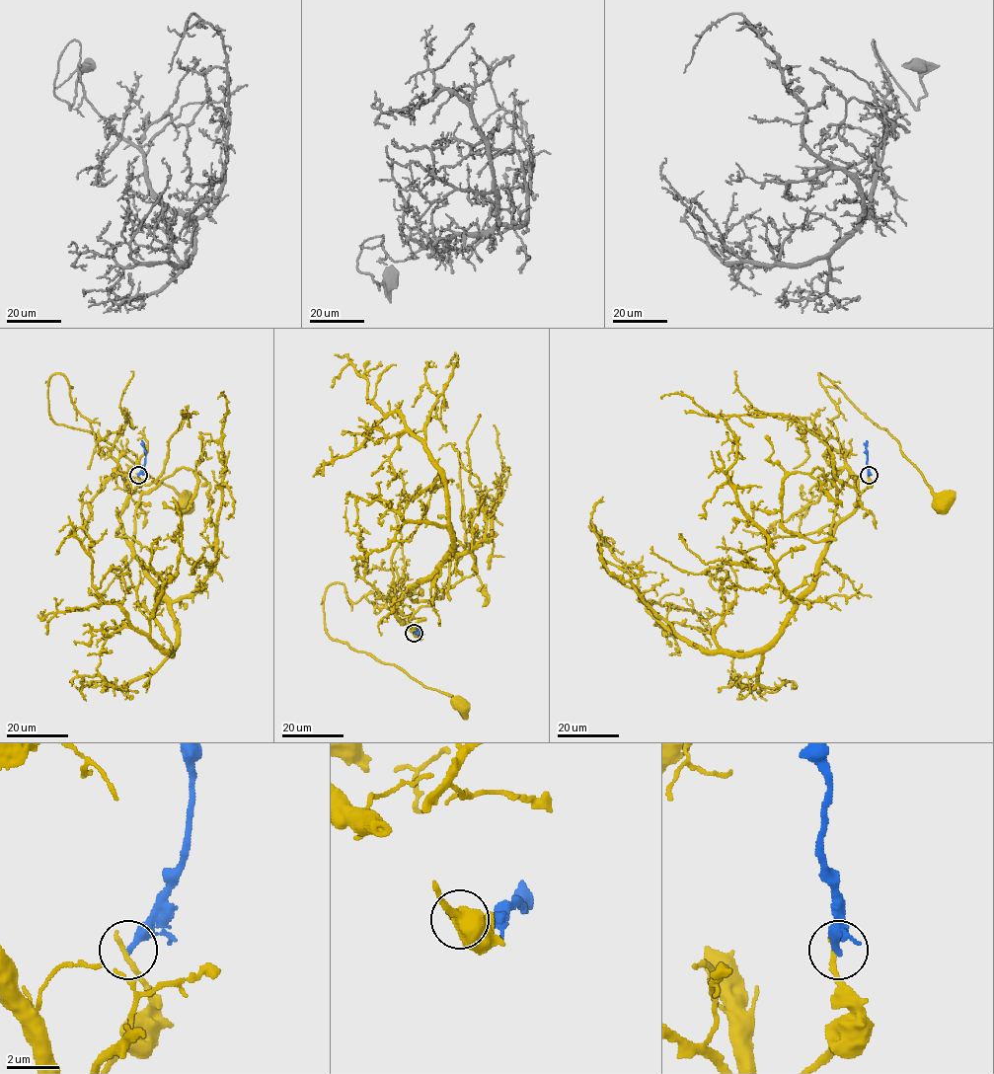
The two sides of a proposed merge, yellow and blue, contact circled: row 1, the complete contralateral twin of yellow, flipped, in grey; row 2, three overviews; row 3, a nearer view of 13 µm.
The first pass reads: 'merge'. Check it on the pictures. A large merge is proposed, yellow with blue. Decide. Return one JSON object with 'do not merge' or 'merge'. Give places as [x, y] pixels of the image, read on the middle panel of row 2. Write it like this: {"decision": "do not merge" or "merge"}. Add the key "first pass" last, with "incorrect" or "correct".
{"decision": "do not merge", "first pass": "incorrect"}

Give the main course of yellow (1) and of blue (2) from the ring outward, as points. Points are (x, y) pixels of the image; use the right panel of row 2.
1: (869, 475), (870, 484), (858, 492), (831, 421), (838, 410), (818, 374), (898, 441), (901, 452), (942, 502)
2: (869, 475), (866, 440)

